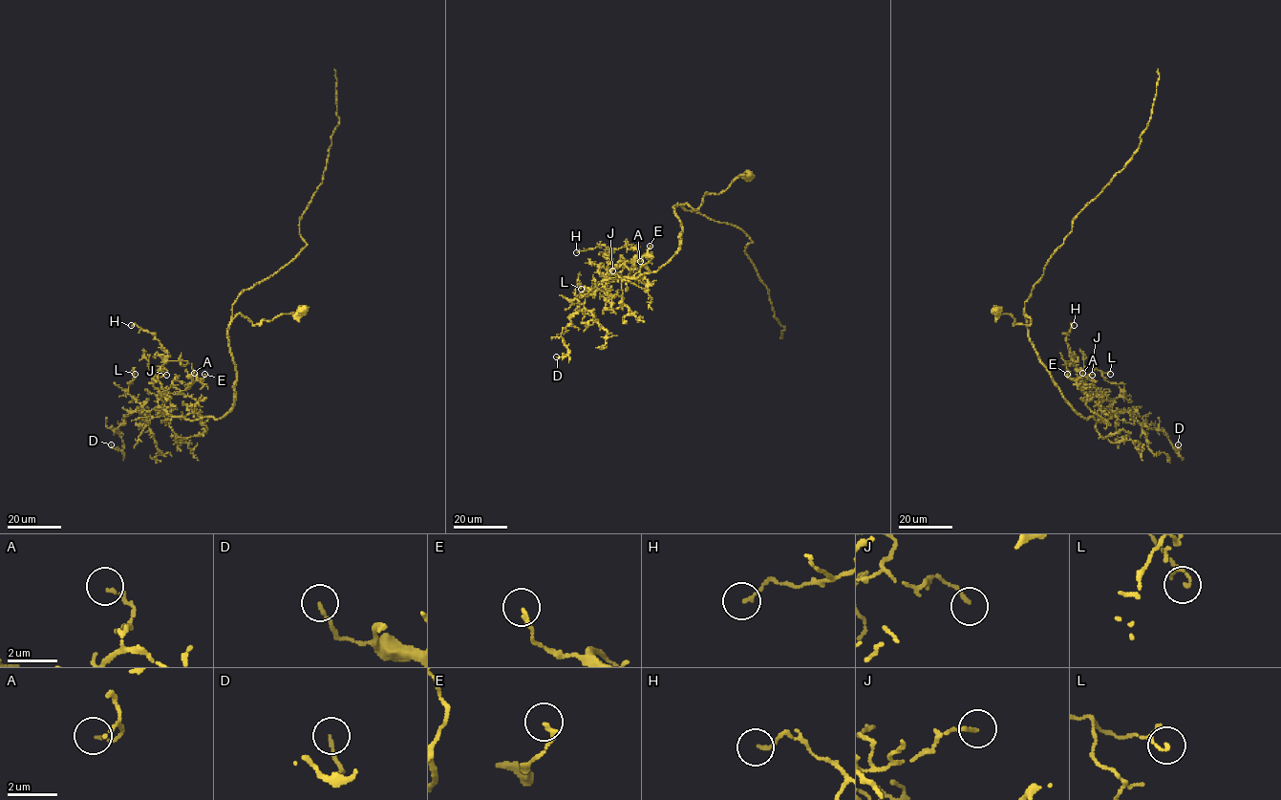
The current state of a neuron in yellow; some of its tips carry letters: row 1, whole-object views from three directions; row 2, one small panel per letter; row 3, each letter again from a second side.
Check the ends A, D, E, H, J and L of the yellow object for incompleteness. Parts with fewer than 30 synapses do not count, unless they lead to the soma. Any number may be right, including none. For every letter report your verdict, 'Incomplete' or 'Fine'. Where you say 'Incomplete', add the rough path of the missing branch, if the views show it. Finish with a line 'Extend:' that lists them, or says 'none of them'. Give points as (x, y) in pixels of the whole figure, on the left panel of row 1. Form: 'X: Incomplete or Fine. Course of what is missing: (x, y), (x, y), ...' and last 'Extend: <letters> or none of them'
A: Fine
D: Fine
E: Fine
H: Fine
J: Fine
L: Fine
Extend: none of them

